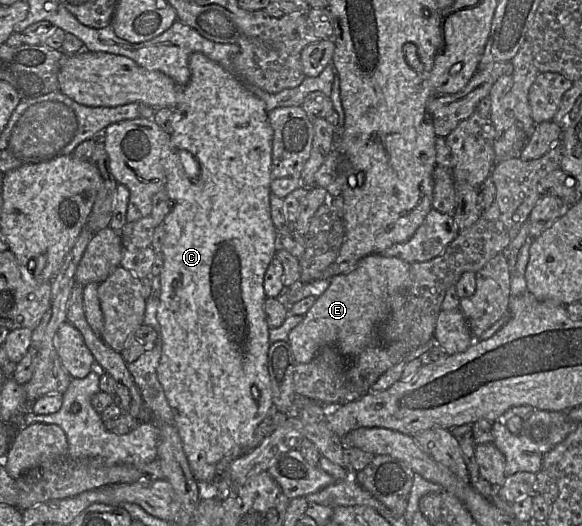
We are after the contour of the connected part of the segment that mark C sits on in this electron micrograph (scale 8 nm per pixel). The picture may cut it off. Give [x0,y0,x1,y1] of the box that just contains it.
[157,52,283,483]

